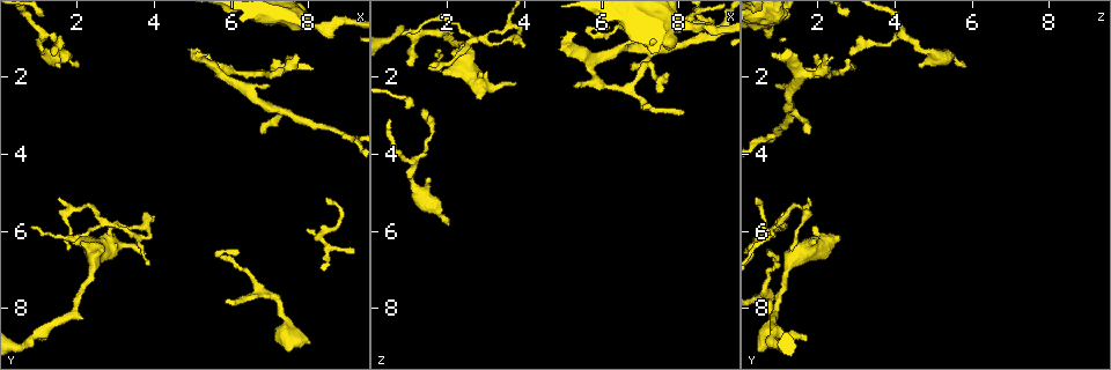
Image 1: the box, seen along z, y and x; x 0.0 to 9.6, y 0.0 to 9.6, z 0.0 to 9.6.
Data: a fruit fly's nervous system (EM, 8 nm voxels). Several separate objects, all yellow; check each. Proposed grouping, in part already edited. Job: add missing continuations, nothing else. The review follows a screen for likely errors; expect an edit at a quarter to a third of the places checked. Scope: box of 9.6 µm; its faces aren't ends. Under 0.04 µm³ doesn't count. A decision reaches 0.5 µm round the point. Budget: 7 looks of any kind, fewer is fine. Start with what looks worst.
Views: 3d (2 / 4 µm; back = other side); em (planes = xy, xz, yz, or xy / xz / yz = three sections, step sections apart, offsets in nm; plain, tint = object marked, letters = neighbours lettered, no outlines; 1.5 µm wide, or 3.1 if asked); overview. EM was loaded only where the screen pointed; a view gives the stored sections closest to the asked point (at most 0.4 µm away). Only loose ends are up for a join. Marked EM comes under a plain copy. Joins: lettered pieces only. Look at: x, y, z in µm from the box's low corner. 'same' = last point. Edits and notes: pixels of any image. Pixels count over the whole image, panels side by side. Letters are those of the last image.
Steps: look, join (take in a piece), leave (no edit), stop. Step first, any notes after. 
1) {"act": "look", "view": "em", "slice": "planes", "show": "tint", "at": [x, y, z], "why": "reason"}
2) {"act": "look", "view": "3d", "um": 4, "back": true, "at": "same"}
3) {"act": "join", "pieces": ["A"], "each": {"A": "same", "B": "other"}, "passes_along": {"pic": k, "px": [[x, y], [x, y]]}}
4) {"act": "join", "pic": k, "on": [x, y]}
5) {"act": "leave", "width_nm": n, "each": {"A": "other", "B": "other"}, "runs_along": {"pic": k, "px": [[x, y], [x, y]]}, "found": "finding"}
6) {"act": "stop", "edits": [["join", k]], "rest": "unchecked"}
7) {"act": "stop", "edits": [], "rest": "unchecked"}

{"act": "look", "view": "em", "slice": "planes", "show": "tint", "at": [6.80, 3.55, 1.80], "why": "branch stops here"}

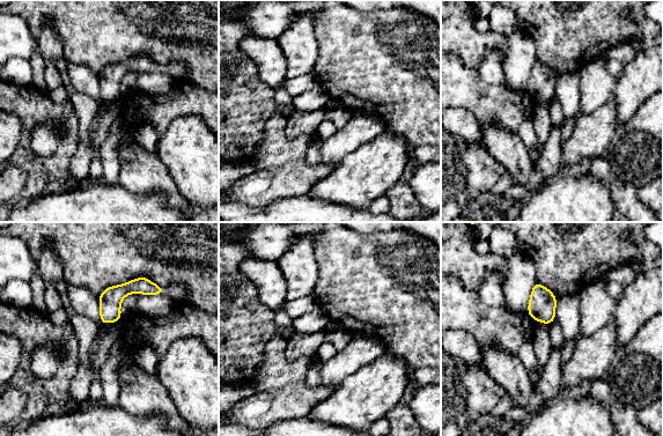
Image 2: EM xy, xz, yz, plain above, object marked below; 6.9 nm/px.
{"act": "look", "view": "em", "slice": "planes", "show": "letters", "at": "same"}

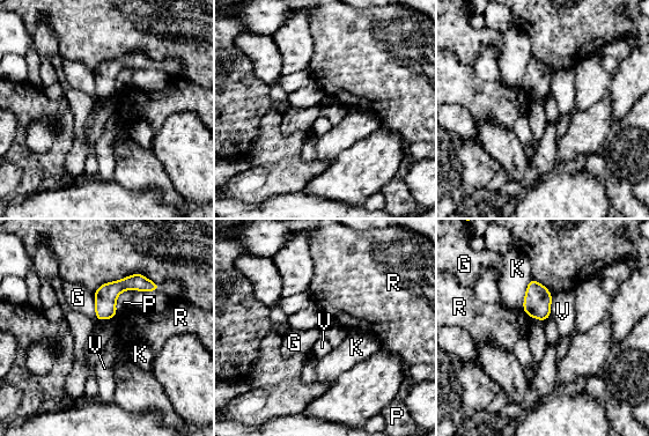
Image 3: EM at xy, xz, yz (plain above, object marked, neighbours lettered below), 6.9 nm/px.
{"act": "leave", "width_nm": 140, "each": {"G": "other", "K": "other", "P": "other", "R": "other", "V": "other"}, "border": {"pic": 3, "px": [[93, 294], [94, 312], [97, 319]]}, "found": "none of them fits"}

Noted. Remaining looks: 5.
{"act": "look", "view": "em", "slice": "planes", "show": "letters", "at": [1.60, 1.75, 4.70]}

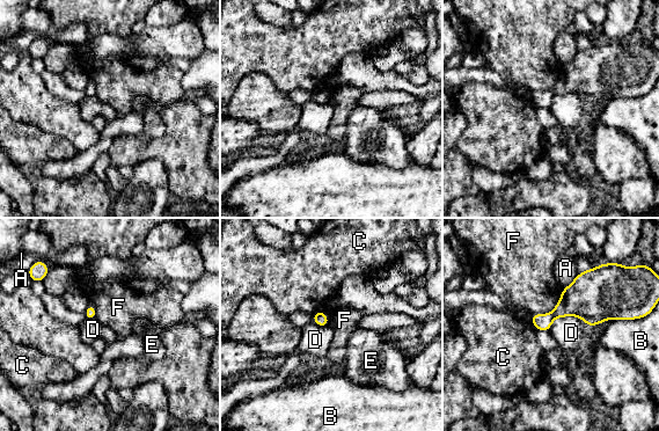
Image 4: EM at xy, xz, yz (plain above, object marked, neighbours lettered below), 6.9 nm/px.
{"act": "leave", "each": {"A": "other", "B": "other", "C": "other", "D": "other", "E": "other", "F": "other"}, "border": {"pic": 4, "px": [[563, 289], [551, 311], [531, 316]]}, "found": "none of them fits"}

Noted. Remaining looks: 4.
{"act": "look", "view": "3d", "um": 2, "at": [5.25, 1.30, 0.80], "why": "branch stops here"}

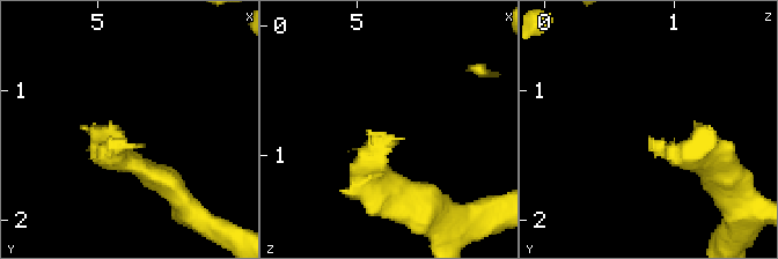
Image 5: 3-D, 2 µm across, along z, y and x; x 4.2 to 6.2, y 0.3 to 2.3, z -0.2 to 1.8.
{"act": "look", "view": "em", "slice": "planes", "show": "letters", "at": [5.22, 1.36, 0.84]}

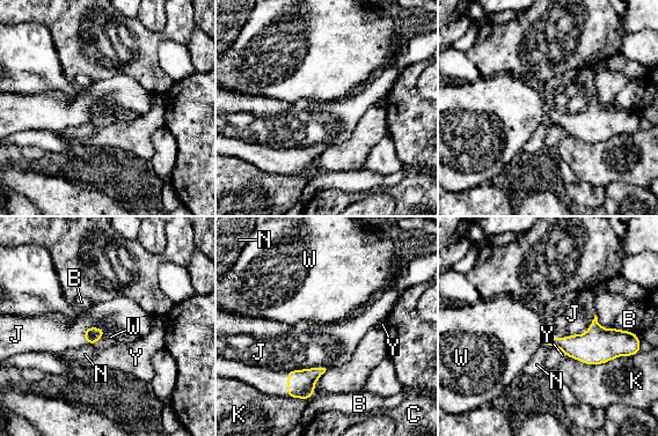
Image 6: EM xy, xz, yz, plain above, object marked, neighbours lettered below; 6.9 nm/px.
{"act": "join", "pieces": ["J"], "each": {"B": "other", "C": "other", "J": "same", "K": "other", "N": "other", "W": "other", "Y": "other"}, "passes_along": {"pic": 6, "px": [[300, 383], [294, 370], [264, 350]]}, "found": "it goes on there"}

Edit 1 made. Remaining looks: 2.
{"act": "stop", "edits": [["join", 6]], "rest": "unchecked"}

